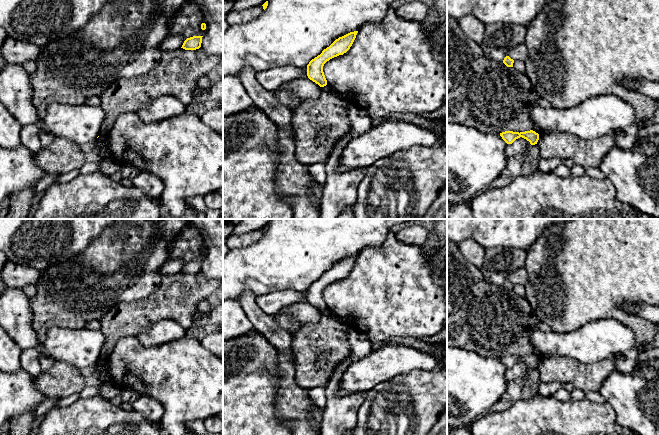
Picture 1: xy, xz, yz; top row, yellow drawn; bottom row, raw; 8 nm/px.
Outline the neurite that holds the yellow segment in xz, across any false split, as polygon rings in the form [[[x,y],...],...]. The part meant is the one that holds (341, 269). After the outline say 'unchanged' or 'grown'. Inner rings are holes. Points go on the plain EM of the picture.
[[[358,255],[350,256],[336,263],[329,271],[324,273],[320,279],[312,283],[307,289],[307,300],[320,311],[327,309],[323,296],[324,288],[330,283],[343,279],[352,270]]]; unchanged

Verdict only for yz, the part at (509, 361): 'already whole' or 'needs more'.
already whole

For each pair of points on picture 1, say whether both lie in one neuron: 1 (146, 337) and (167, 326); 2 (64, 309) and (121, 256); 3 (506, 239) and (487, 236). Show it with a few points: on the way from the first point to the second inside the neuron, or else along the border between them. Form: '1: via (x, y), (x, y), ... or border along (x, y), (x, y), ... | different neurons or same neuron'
1: via (151, 337), (162, 331) | same neuron
2: via (78, 295), (107, 270) | same neuron
3: via (501, 236), (492, 236) | same neuron

